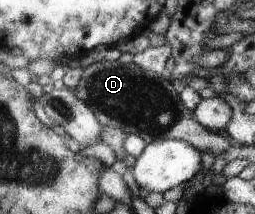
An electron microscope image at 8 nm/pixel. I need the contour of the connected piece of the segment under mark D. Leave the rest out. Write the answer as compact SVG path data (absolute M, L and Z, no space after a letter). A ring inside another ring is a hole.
M101 60L82 69L82 76L77 87L73 90L75 95L84 103L85 106L95 114L102 126L115 127L119 131L129 135L141 136L146 143L155 140L183 140L187 141L199 149L199 151L208 151L213 156L221 157L229 149L229 139L221 133L217 133L203 127L198 121L195 121L192 111L187 109L180 100L179 90L167 80L166 76L160 76L156 73L141 69L133 62L122 64L119 60Z

